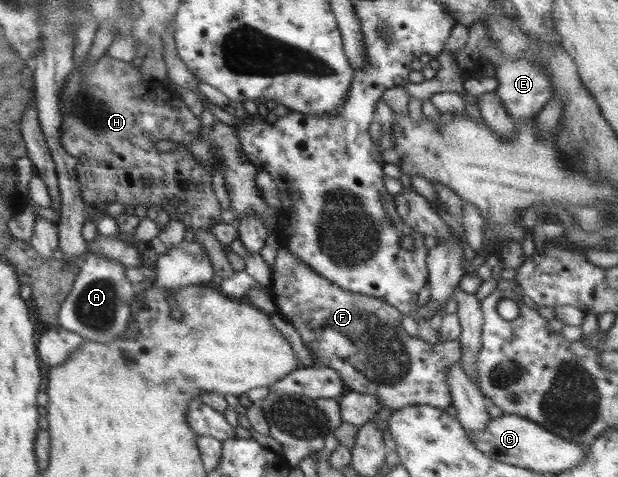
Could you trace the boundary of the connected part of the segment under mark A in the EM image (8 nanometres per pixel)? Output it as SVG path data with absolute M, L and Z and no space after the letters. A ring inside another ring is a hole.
M88 254L86 262L79 268L71 293L60 306L58 326L79 334L87 341L111 343L129 326L136 287L125 277L126 267L117 261L98 260L95 254Z

